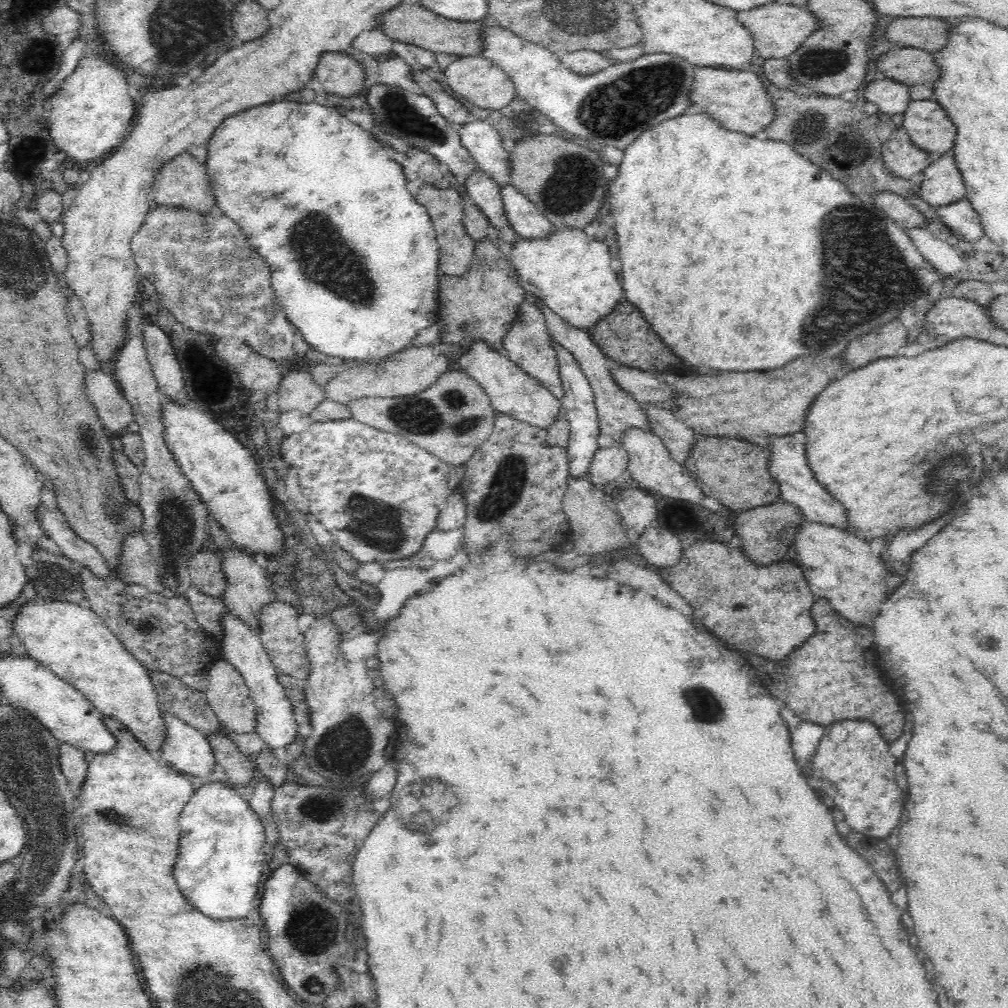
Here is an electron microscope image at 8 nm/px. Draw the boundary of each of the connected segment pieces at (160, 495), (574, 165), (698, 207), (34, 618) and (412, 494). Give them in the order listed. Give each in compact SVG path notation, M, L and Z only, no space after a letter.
M139 309L130 310L130 340L122 348L120 356L115 360L111 371L117 384L122 388L124 397L130 401L134 411L135 421L141 426L139 433L146 454L146 462L141 470L139 498L142 526L140 533L150 545L150 554L158 569L165 588L174 592L174 596L184 596L192 586L191 574L188 568L189 556L200 551L209 541L208 514L206 504L193 489L192 483L180 469L178 462L165 441L165 422L163 419L163 404L154 373L147 362L146 350L140 332L141 315Z
M534 134L518 138L510 154L511 174L510 184L514 185L522 194L526 195L538 210L553 224L555 230L560 228L578 228L585 230L590 222L600 216L608 180L604 177L604 165L599 153L582 147L572 140L562 138L560 134Z
M695 113L682 114L678 118L672 118L668 122L649 128L642 136L638 136L634 144L627 146L623 153L620 174L610 184L608 202L612 206L610 212L616 218L614 230L620 246L624 296L628 302L638 306L638 310L644 314L646 322L660 336L660 340L664 338L664 342L674 350L674 354L686 358L684 362L692 366L710 366L716 370L736 370L736 372L765 371L770 368L780 368L798 356L813 356L834 349L834 352L843 353L851 340L898 317L906 306L904 302L911 303L914 298L926 295L934 282L942 281L942 275L914 248L912 239L904 229L896 225L886 213L876 210L867 199L854 198L853 192L850 192L842 181L836 180L828 174L828 171L821 170L810 160L802 158L792 150L792 145L786 142L774 141L770 144L768 138L756 140L754 136L738 134L716 125L712 117L708 117L706 113Z
M28 602L19 610L14 630L27 650L27 656L50 669L58 677L79 690L100 713L120 721L155 756L159 756L167 737L158 693L148 669L122 644L122 641L106 626L92 609L64 602Z
M356 419L313 422L305 431L288 435L282 441L281 448L286 463L290 462L290 465L300 470L298 482L302 486L302 494L309 502L308 514L314 514L326 530L333 534L336 542L362 563L383 564L408 557L415 560L426 537L435 529L440 511L451 494L446 483L450 472L447 463L400 434L376 430Z

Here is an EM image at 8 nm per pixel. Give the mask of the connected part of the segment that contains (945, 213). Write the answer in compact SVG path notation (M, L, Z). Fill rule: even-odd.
M967 198L938 207L936 211L942 224L949 228L954 234L954 238L960 238L963 241L976 241L985 235L979 214Z

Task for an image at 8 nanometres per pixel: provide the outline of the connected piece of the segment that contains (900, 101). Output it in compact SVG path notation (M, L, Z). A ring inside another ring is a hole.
M878 77L864 88L864 100L877 104L879 112L890 116L903 113L911 101L906 85L883 77Z

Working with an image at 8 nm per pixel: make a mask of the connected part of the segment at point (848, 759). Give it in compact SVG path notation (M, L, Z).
M844 720L832 724L832 728L824 732L814 756L812 772L816 778L836 786L834 804L846 816L846 822L852 826L852 830L874 838L886 838L898 826L902 816L904 794L896 784L894 764L896 758L888 752L888 742L882 738L876 724L868 720Z

